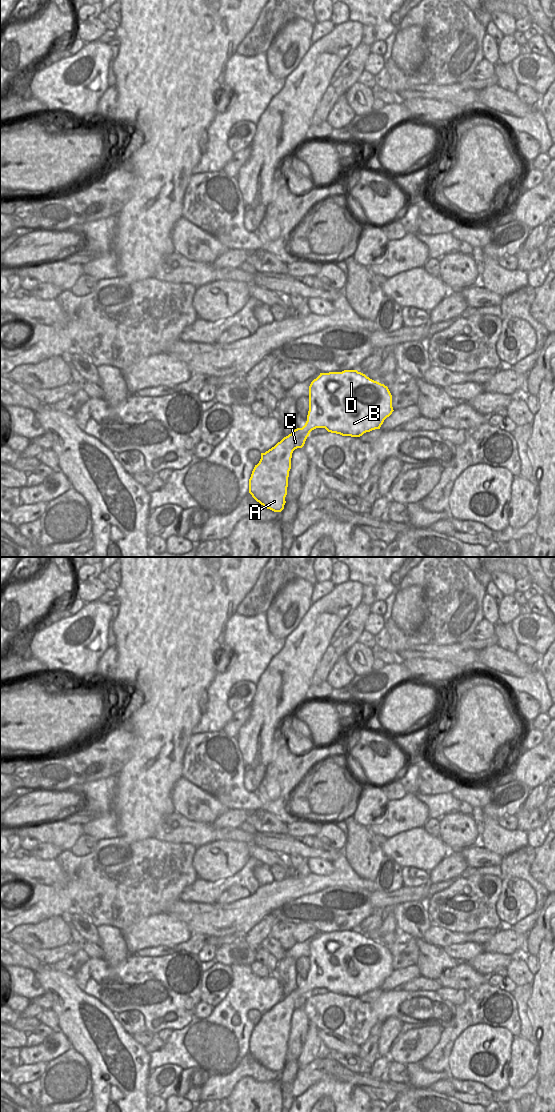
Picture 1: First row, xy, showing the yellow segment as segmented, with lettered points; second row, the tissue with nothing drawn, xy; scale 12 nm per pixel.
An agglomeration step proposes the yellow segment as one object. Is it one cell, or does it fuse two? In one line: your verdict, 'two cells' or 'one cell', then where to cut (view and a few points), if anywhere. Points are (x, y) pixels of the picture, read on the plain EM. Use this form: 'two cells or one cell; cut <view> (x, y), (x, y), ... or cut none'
one cell; cut none

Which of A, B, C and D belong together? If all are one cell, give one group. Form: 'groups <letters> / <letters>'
groups A B C D

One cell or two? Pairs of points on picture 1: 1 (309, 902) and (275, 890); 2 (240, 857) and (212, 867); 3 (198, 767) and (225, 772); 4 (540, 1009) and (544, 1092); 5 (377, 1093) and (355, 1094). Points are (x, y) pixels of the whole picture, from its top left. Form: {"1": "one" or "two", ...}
{"1": "two", "2": "one", "3": "one", "4": "one", "5": "two"}

